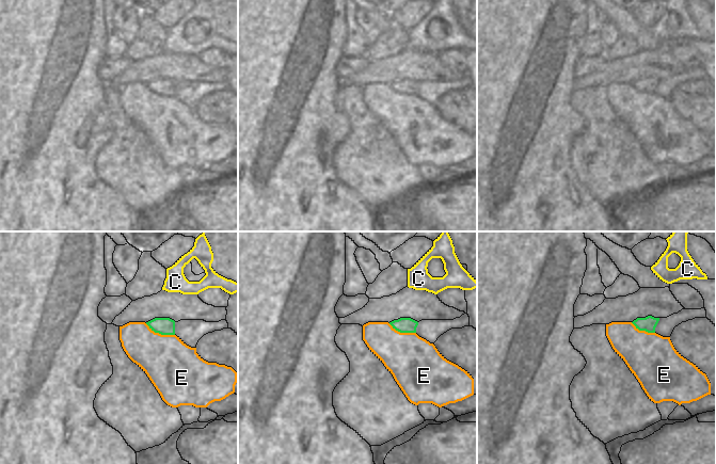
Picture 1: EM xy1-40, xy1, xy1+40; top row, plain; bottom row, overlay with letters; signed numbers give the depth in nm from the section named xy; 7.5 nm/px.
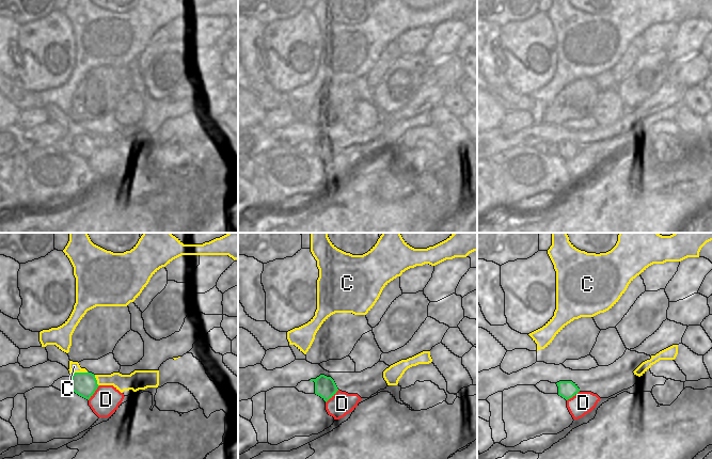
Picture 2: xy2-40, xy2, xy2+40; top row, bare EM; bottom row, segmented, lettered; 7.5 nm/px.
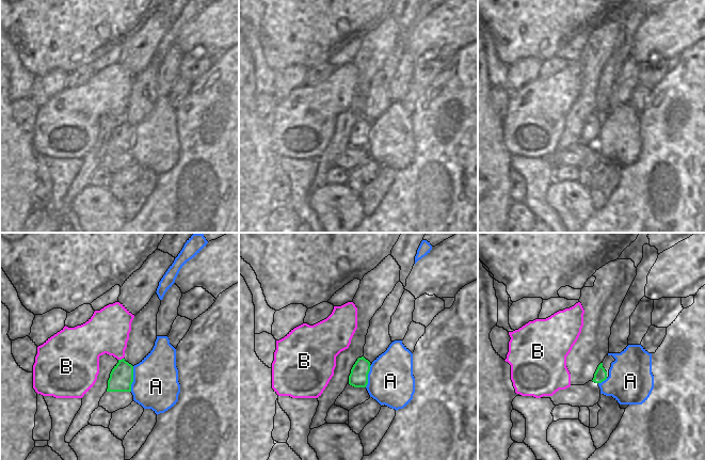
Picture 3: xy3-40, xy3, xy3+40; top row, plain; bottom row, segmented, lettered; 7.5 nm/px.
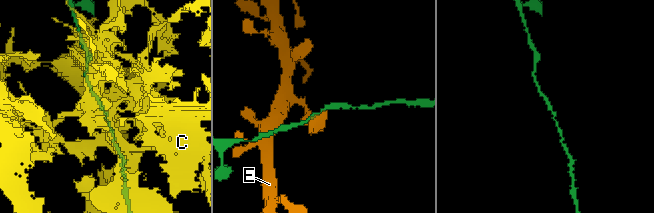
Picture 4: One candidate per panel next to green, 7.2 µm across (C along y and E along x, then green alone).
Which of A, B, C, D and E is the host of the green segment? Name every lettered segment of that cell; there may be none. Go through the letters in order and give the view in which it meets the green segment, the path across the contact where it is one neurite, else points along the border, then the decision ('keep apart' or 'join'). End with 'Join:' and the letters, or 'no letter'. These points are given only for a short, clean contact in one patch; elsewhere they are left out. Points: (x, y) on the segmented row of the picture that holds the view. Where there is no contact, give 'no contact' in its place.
A: contact in xy3-40; keep apart
B: contact in xy3-40; keep apart
C: contact in xy2-40; keep apart
D: contact in xy2; keep apart
E: contact in xy1-40; keep apart
Join: no letter

